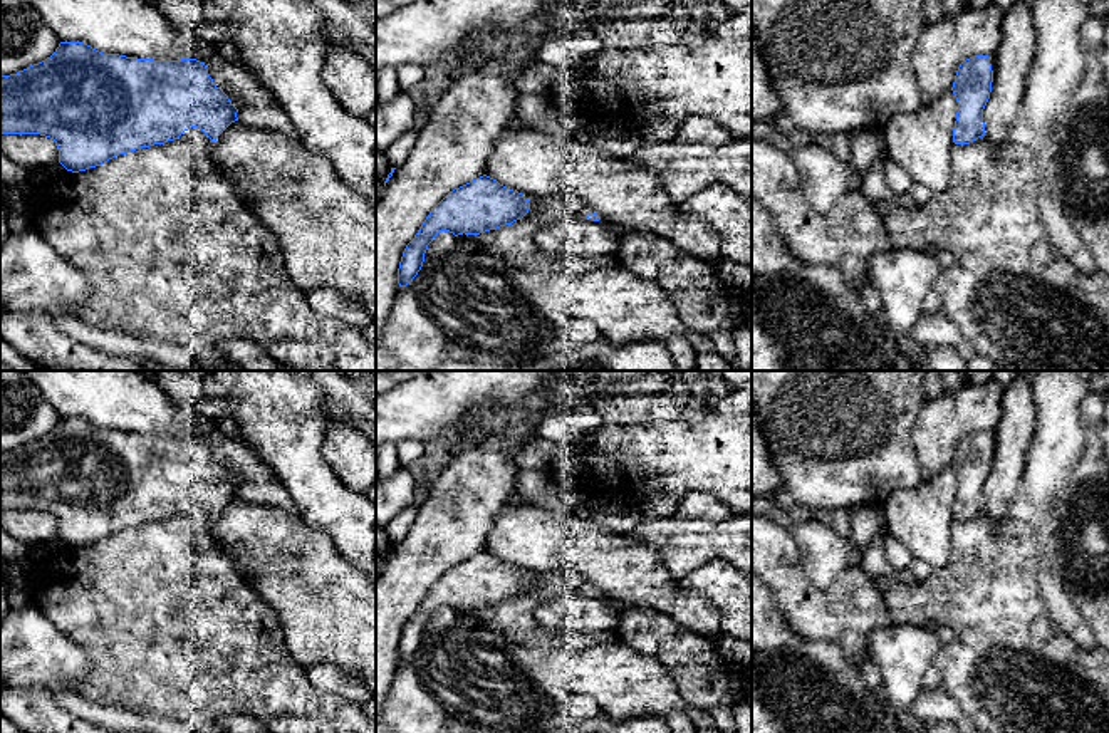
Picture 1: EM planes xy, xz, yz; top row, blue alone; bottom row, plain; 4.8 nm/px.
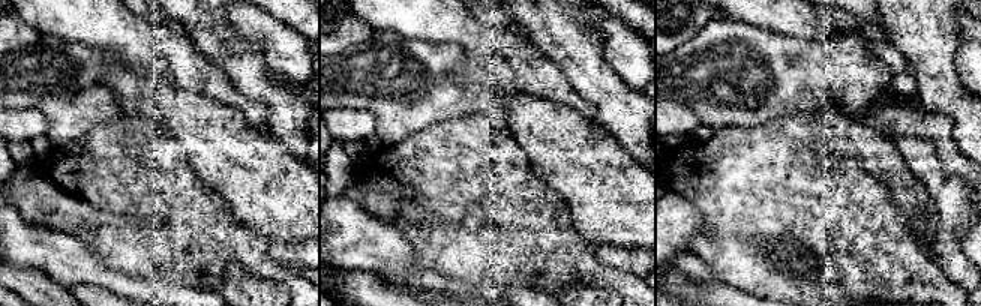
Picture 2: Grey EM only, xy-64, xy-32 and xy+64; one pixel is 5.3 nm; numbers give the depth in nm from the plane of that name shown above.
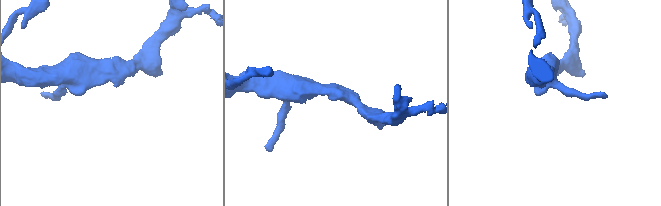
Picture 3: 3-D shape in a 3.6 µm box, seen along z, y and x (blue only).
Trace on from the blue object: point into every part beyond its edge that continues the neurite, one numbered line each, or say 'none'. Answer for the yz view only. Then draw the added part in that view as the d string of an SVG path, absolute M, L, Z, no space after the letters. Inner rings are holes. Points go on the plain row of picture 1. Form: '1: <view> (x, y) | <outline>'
none

